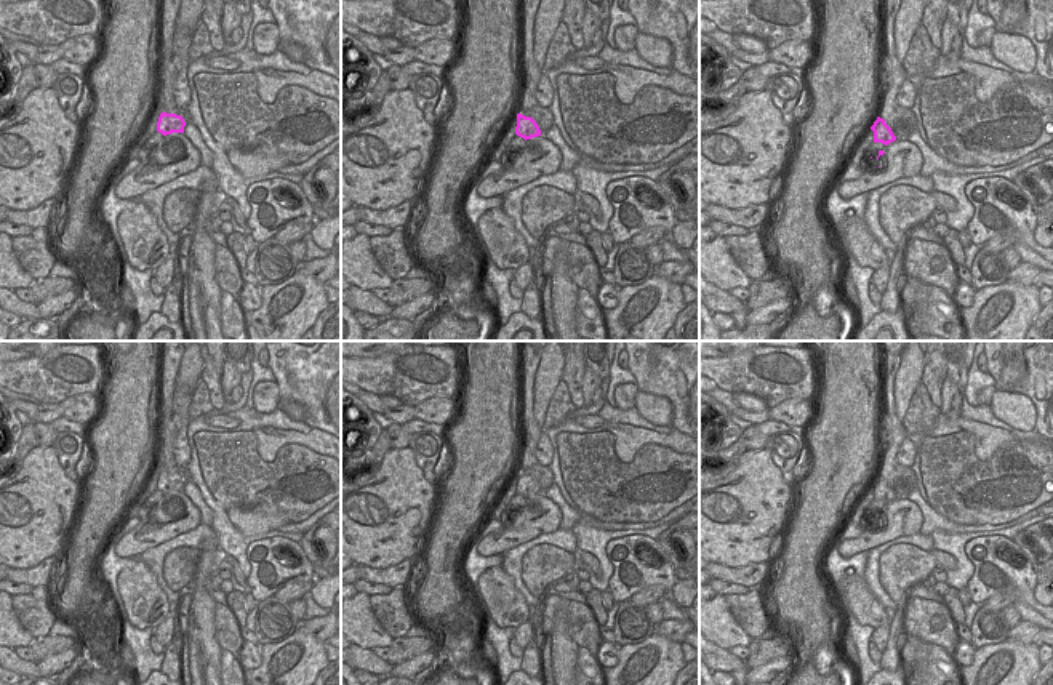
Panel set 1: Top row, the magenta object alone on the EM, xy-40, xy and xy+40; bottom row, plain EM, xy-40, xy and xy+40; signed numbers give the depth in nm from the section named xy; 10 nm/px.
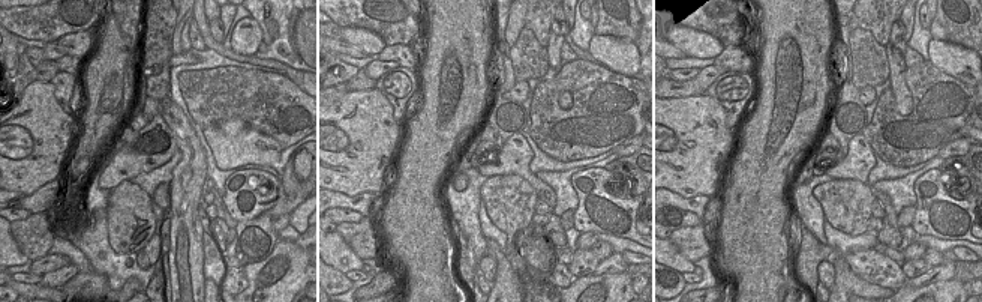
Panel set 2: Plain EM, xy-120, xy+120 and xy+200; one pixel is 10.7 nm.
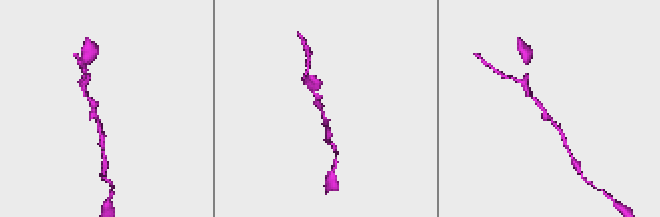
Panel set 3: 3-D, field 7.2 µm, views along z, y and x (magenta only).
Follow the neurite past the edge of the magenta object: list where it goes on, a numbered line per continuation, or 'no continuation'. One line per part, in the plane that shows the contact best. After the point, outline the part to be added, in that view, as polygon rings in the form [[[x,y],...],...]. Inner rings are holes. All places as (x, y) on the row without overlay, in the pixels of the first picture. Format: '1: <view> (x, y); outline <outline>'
no continuation

